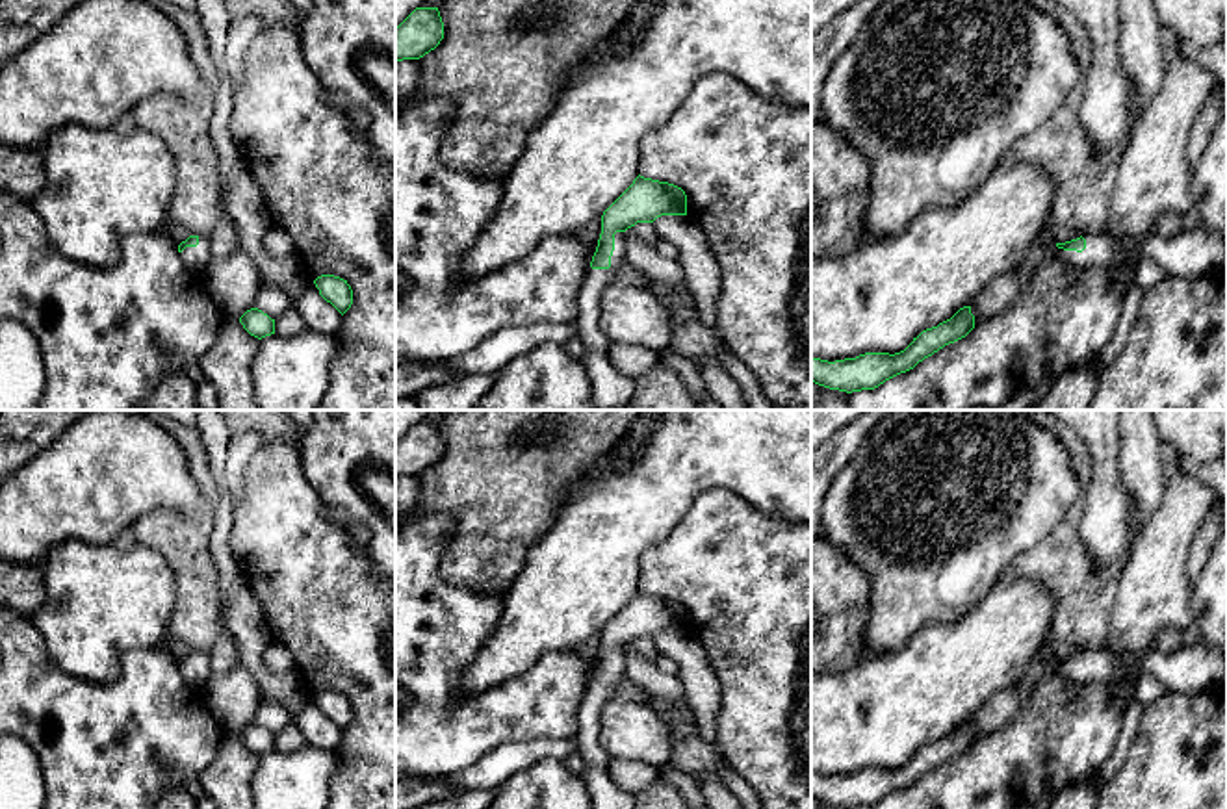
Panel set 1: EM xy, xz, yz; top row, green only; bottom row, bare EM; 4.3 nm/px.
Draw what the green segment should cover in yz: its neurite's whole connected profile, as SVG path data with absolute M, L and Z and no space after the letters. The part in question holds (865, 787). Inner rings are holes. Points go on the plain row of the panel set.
M963 722L950 735L923 746L900 768L865 768L835 777L811 774L811 798L846 809L874 805L885 796L913 785L945 761L965 753L973 744L971 722Z

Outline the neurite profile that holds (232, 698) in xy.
M238 664L221 675L210 675L200 687L206 707L226 733L241 733L254 724L262 692L252 674Z

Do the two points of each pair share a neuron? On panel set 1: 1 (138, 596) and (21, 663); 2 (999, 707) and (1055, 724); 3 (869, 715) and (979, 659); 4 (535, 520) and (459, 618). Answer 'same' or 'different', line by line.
1: different
2: different
3: same
4: different

